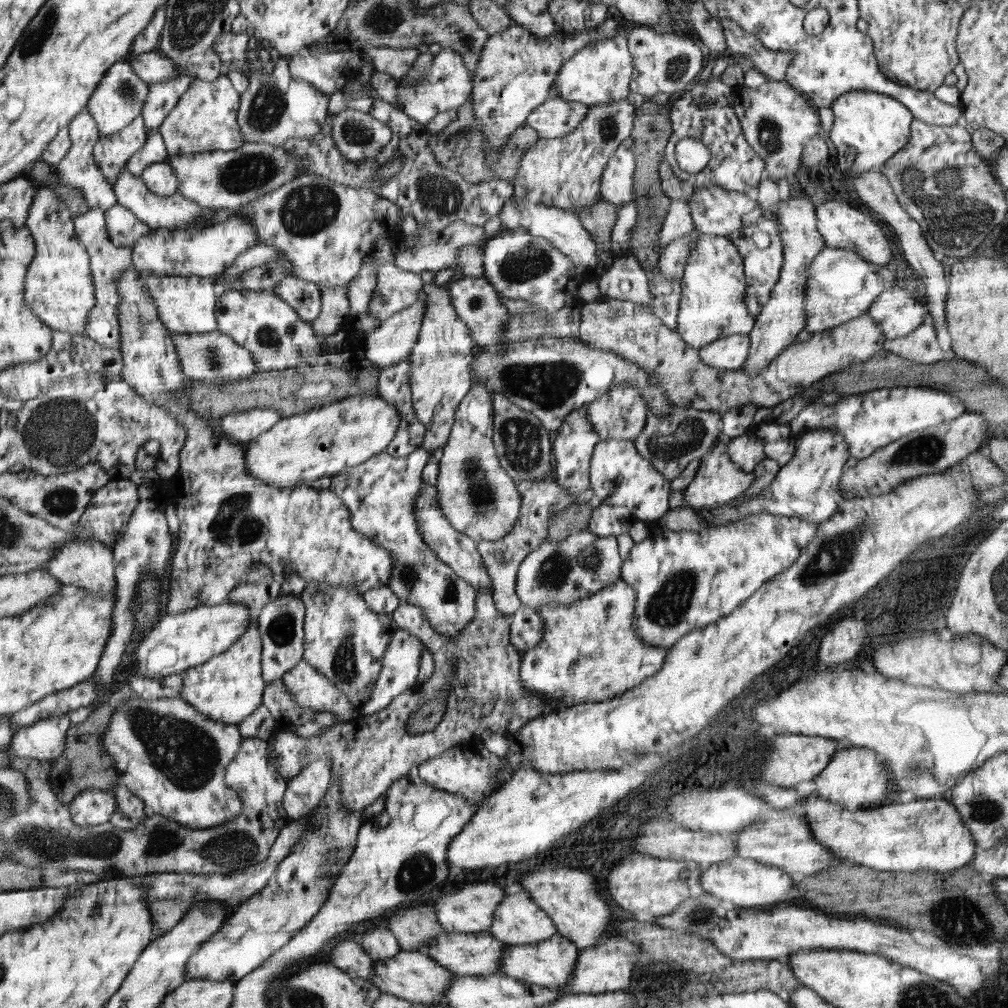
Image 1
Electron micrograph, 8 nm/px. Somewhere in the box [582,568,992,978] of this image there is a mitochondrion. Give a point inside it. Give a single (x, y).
(950, 912)

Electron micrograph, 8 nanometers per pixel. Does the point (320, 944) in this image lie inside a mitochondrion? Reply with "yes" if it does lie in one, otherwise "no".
no

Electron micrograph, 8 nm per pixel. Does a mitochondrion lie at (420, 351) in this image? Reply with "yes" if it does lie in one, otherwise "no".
no

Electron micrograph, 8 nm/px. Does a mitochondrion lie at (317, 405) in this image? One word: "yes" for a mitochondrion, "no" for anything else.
no

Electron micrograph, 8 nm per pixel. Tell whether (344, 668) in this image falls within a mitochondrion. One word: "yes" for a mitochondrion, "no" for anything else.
yes

